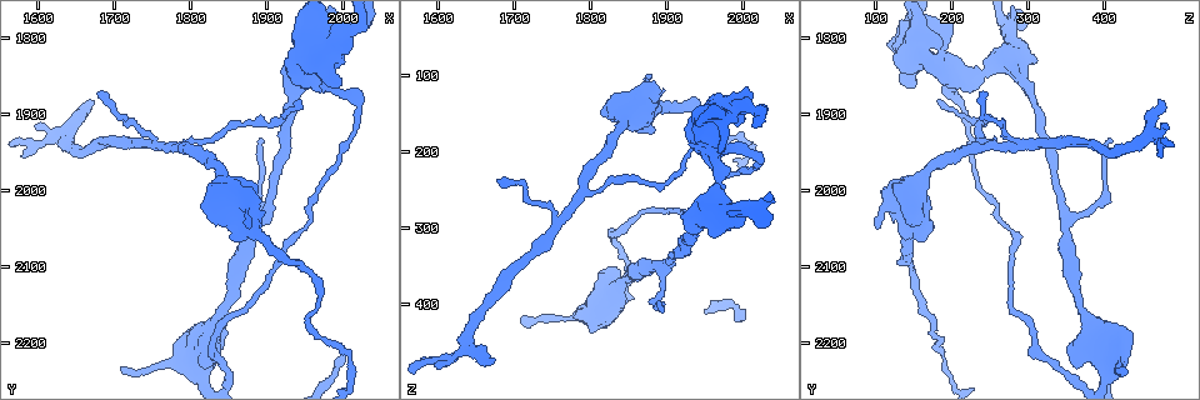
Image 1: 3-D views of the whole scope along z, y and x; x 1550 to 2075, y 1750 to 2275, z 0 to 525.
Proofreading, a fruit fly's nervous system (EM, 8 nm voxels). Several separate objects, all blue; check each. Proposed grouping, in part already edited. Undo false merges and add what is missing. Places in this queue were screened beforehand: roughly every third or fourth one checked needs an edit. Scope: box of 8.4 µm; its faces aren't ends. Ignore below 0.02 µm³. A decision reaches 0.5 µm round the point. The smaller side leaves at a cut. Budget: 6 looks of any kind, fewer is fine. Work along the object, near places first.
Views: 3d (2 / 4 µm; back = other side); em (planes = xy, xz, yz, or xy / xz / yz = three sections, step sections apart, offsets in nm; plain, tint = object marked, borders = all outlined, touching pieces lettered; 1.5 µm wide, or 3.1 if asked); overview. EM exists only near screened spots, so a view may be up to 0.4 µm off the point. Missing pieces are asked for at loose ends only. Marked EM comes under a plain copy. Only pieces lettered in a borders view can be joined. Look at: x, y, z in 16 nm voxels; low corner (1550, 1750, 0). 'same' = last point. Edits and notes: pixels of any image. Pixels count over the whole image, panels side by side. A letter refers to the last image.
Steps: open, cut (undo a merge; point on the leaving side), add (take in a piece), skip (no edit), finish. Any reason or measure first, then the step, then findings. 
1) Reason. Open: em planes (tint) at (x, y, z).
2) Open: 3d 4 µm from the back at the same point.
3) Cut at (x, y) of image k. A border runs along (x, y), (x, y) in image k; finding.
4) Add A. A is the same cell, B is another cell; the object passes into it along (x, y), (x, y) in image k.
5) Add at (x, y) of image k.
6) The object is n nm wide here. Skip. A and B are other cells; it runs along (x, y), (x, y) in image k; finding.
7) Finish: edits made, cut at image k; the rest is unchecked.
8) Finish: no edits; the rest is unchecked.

Open: 3d 2 µm at (1890, 2040, 345).

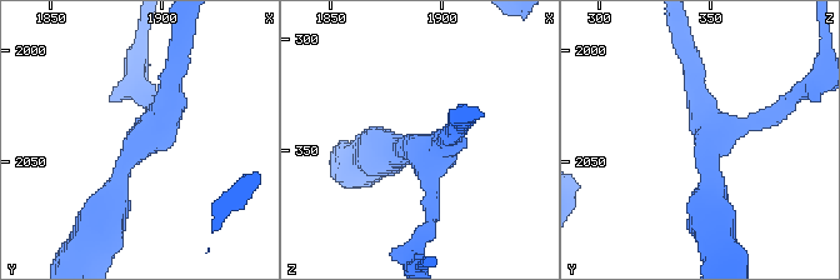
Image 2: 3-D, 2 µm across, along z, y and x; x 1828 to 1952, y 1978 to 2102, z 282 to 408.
Shape alone is not enough. Open: em planes (borders) at (1893, 2039, 348).

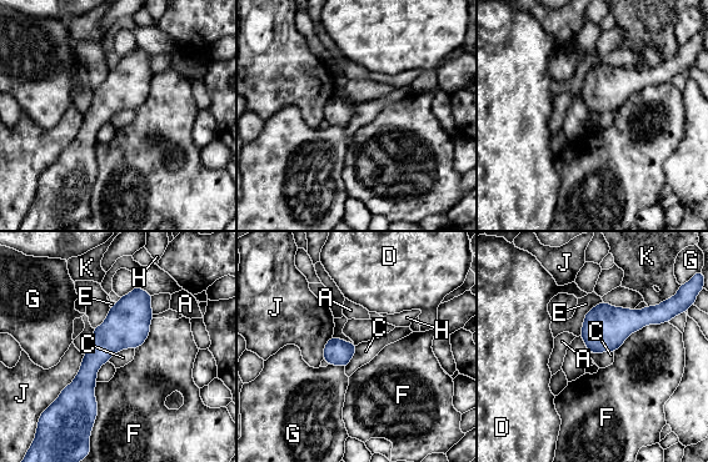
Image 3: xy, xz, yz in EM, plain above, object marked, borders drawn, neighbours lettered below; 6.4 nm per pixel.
Skip. A, C, D, E, F, G, H, J and K are other cells; all the same neuron.

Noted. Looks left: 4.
Open: 3d 4 µm at (1925, 1840, 180).

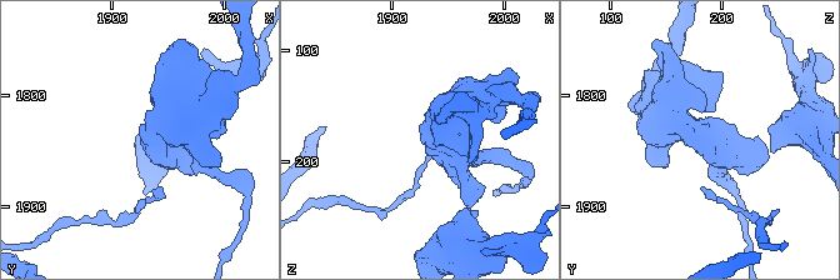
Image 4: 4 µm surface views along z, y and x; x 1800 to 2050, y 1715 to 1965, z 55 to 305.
Open: em planes (tint) at (1924, 1846, 178).

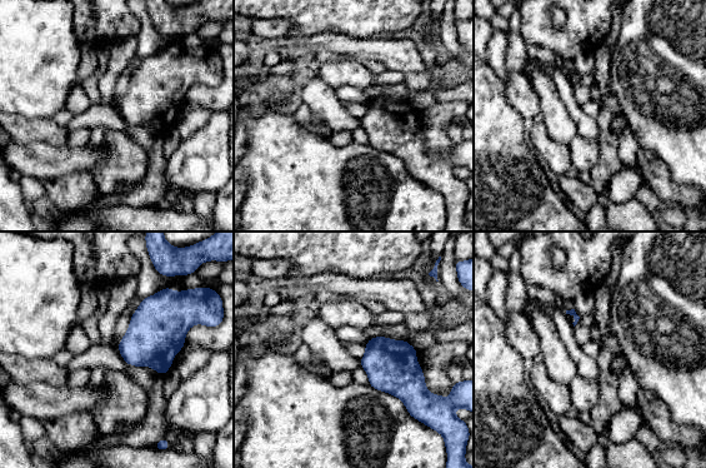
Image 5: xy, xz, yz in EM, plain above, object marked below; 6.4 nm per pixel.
What lies round it. Open: em planes (borders) at the same point.

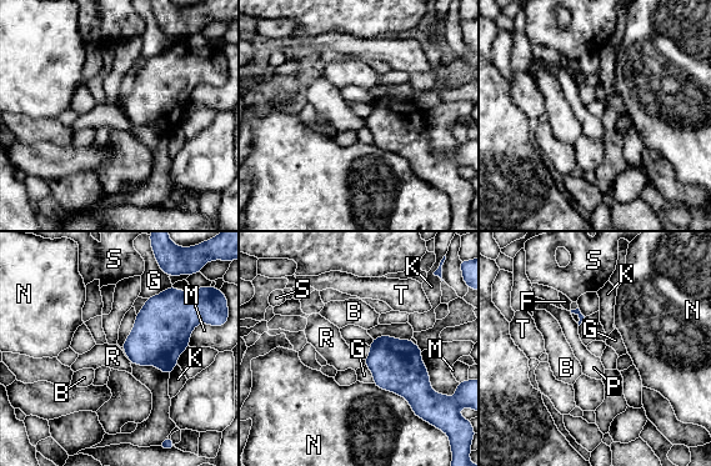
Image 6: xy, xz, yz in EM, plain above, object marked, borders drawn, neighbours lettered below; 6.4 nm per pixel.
Skip. B, F, G, K, M, N, P, R, S and T are other cells; a border runs along (364, 360), (365, 364) in image 6; no lettered piece goes on from it.

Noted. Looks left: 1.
Branch stops here. Open: em planes (borders) at (1670, 1885, 475).

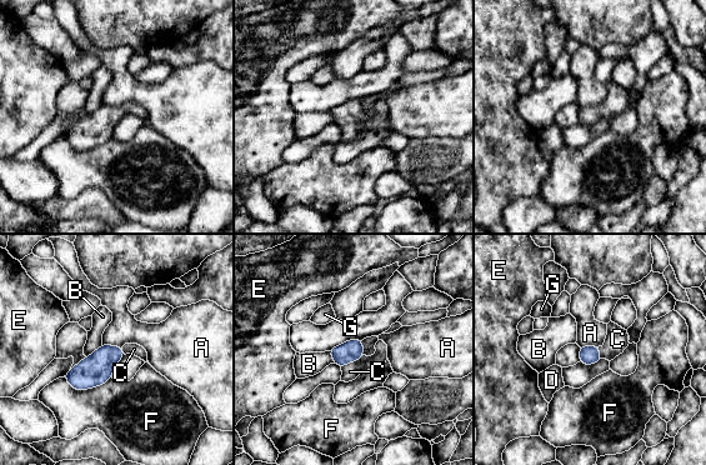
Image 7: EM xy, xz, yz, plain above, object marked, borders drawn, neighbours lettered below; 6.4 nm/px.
Add C. C is the same cell, A, B, D, E, F and G are other cells; the object passes into it along (351, 350), (351, 361), (350, 371) in image 7; the neuron continues.

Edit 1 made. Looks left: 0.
Finish: edits made, add at image 7; the rest is unchecked.

